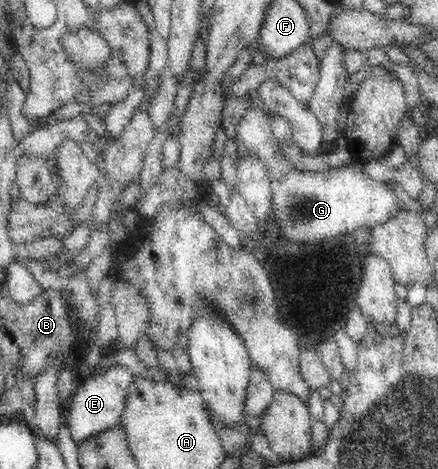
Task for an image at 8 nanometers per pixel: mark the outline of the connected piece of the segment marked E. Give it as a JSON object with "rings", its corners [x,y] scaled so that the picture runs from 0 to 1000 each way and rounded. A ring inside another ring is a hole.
{"rings":[[[267,776],[251,780],[226,802],[203,797],[189,806],[176,836],[164,844],[160,870],[153,881],[153,906],[162,919],[162,932],[176,942],[192,940],[224,921],[272,902],[285,878],[290,838],[306,806],[324,806],[306,800],[288,780]]]}

